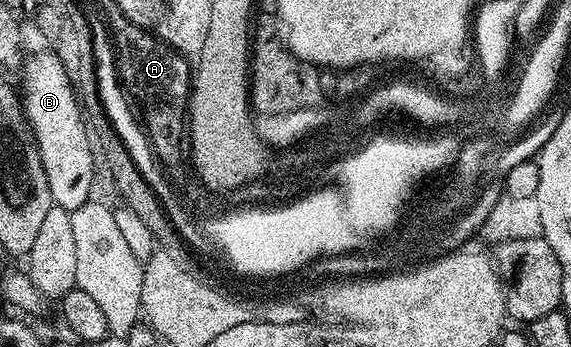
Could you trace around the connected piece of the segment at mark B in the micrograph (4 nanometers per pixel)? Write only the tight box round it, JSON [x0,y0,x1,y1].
[21,52,96,210]

